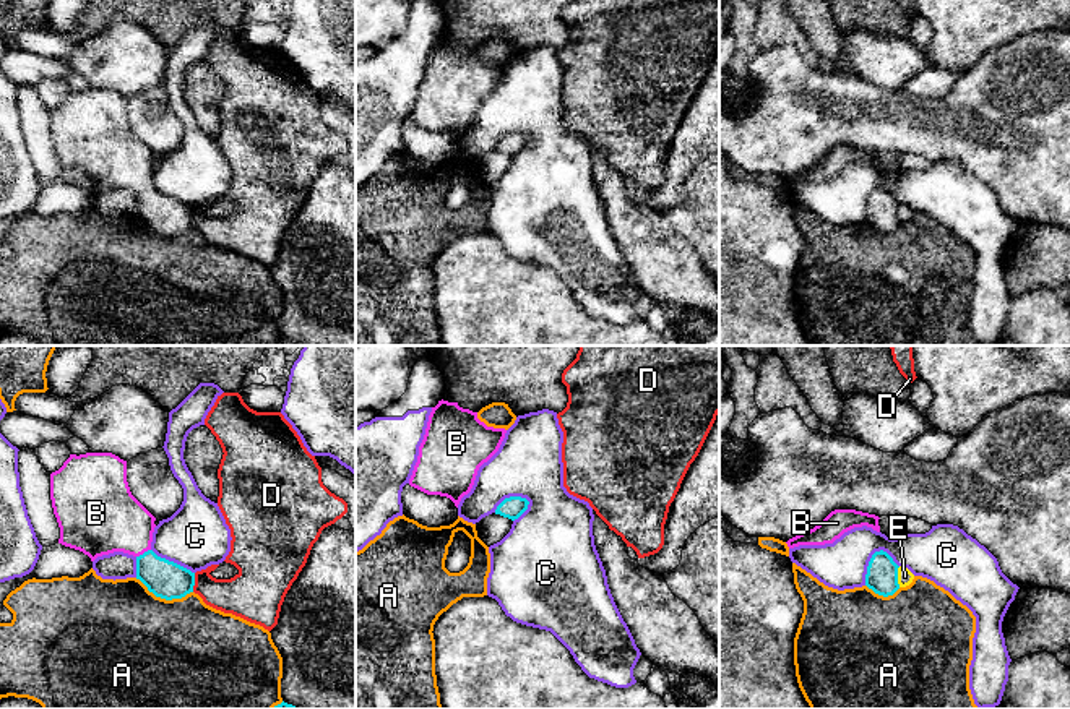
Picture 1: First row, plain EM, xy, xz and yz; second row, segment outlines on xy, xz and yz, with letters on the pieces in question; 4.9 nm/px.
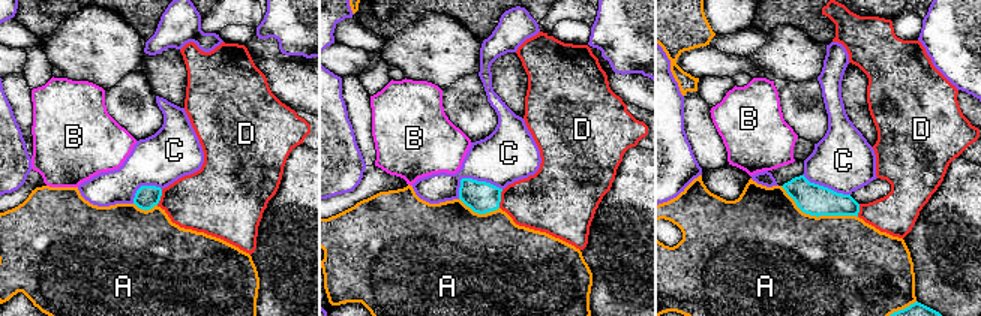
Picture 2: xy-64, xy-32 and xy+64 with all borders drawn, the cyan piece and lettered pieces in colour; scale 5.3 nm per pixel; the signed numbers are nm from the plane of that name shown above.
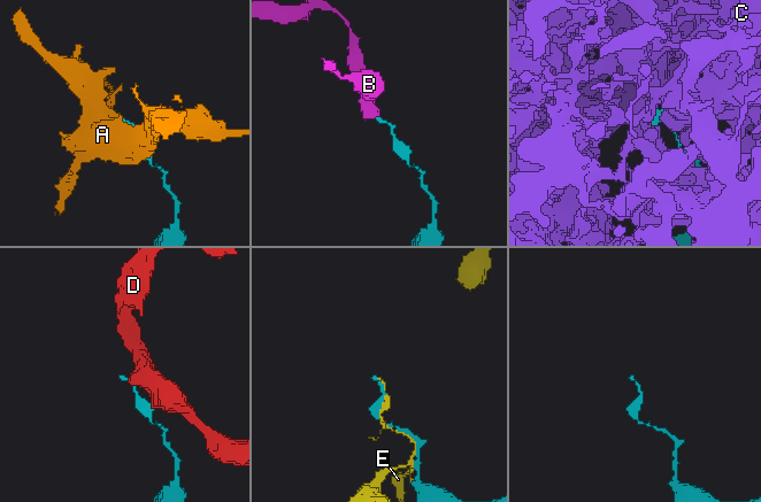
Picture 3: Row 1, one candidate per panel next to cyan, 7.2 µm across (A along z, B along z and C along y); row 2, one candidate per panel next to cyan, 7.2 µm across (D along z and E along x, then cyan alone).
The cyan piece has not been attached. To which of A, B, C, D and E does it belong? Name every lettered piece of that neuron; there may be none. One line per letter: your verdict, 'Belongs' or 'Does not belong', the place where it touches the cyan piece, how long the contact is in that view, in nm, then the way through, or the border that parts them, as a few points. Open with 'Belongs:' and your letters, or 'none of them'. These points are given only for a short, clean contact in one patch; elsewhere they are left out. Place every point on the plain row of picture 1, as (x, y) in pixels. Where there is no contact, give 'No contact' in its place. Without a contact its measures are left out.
Belongs: B
A: Does not belong. Touches cyan at xy (164, 234). Shared border 300 nm
B: Belongs. Touches cyan at xy (145, 189). Shared border 80 nm. Path across: xy (166, 216), (146, 197), (145, 189), (107, 154)
C: Does not belong. Touches cyan at xz (510, 133). Shared border 190 nm. Boundary: xz (530, 138), (520, 133), (507, 133), (494, 148)
D: Does not belong. Touches cyan at xy (194, 219). Shared border 100 nm. Boundary: xy (195, 210), (192, 227)
E: Does not belong. Touches cyan at yz (897, 213). Shared border 100 nm

